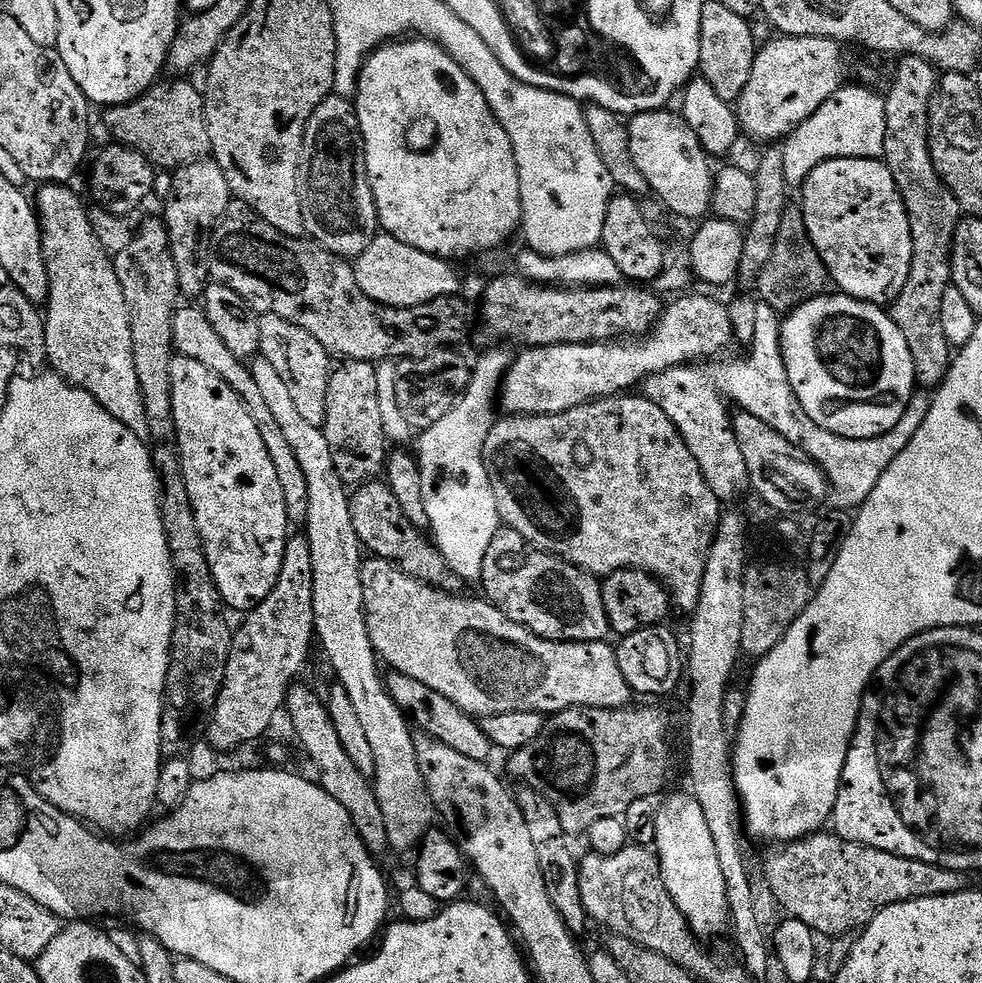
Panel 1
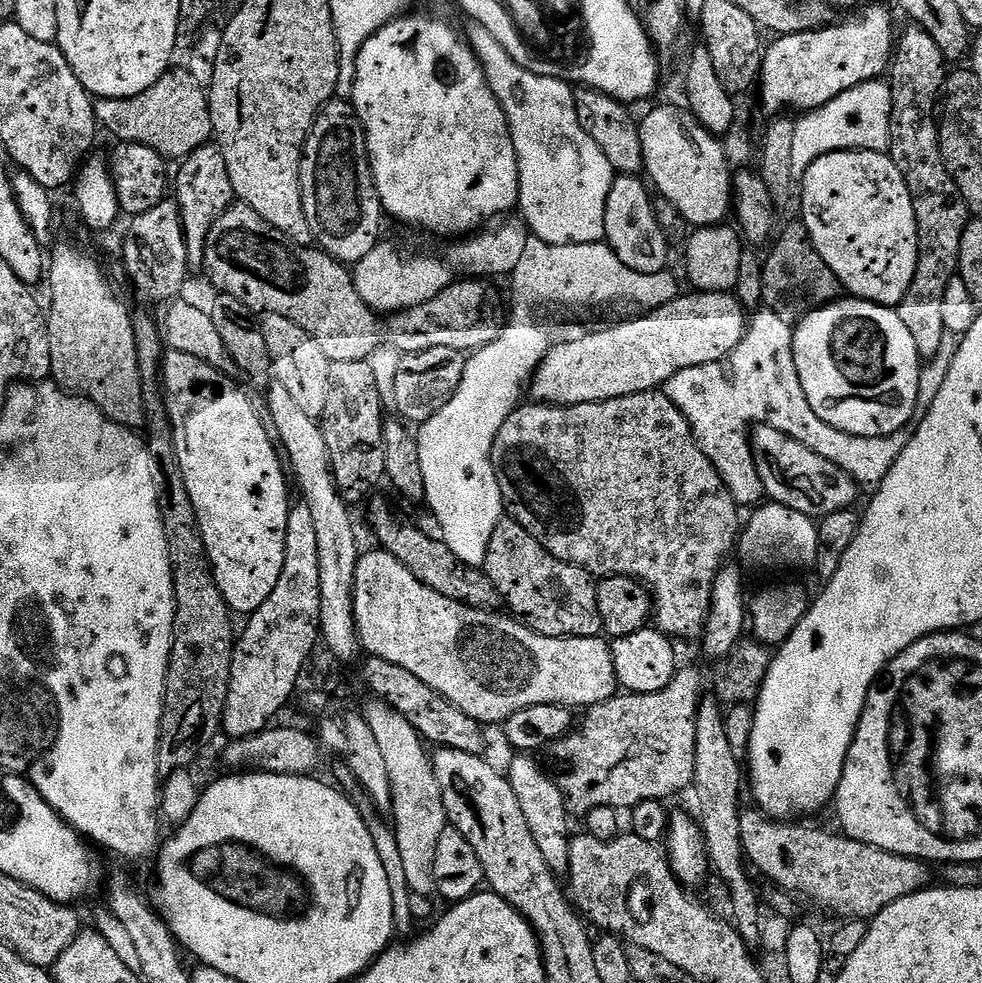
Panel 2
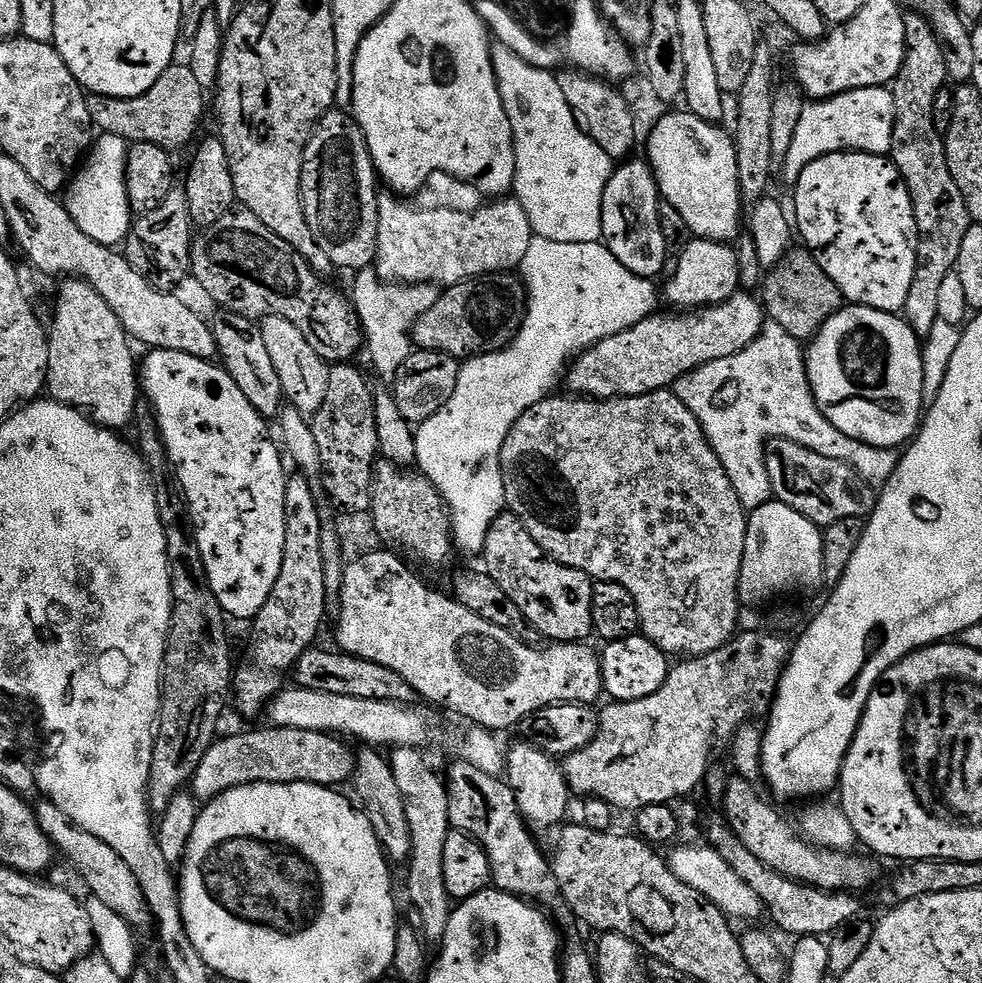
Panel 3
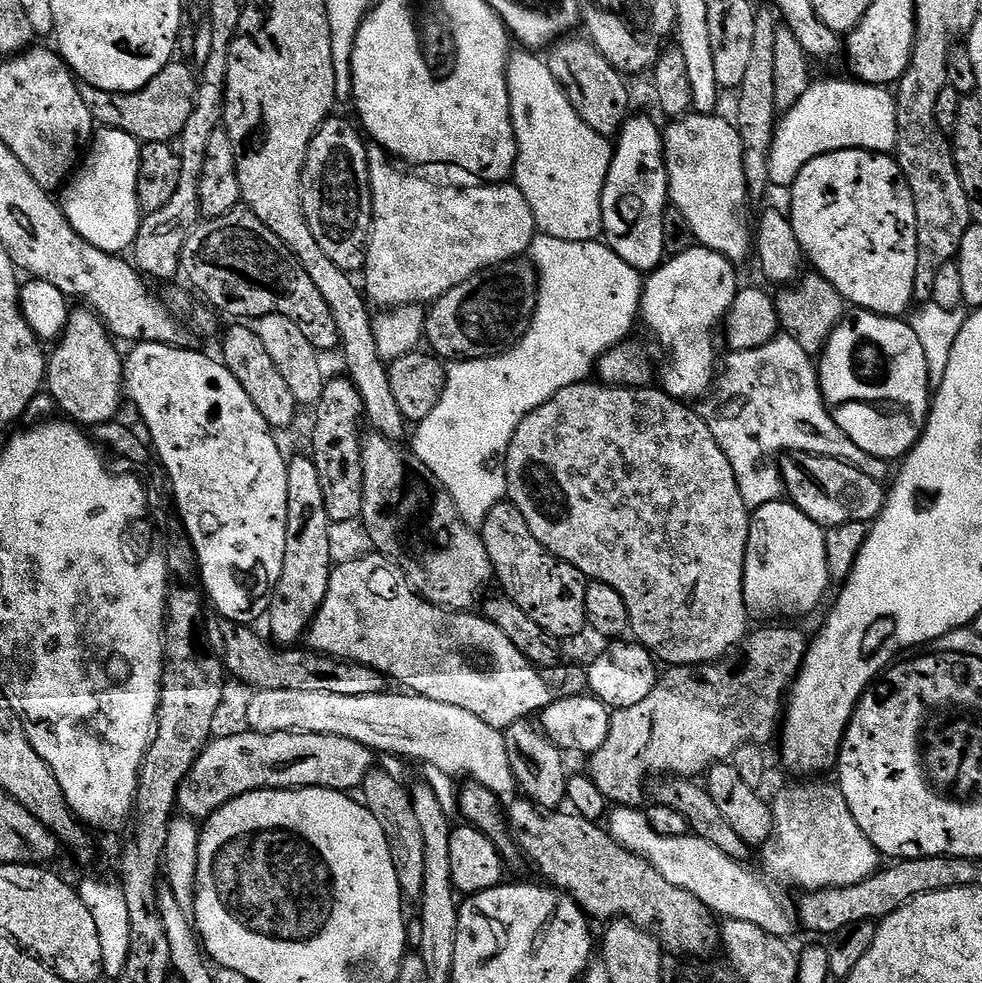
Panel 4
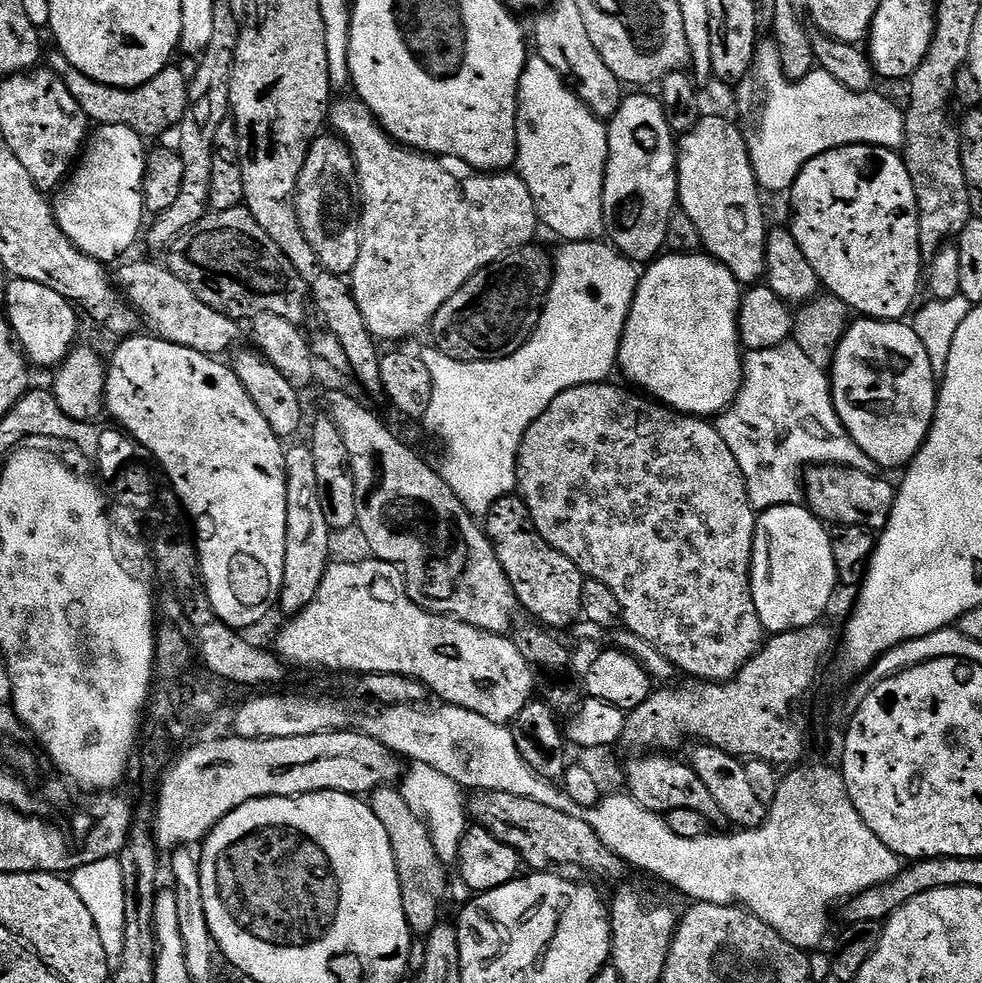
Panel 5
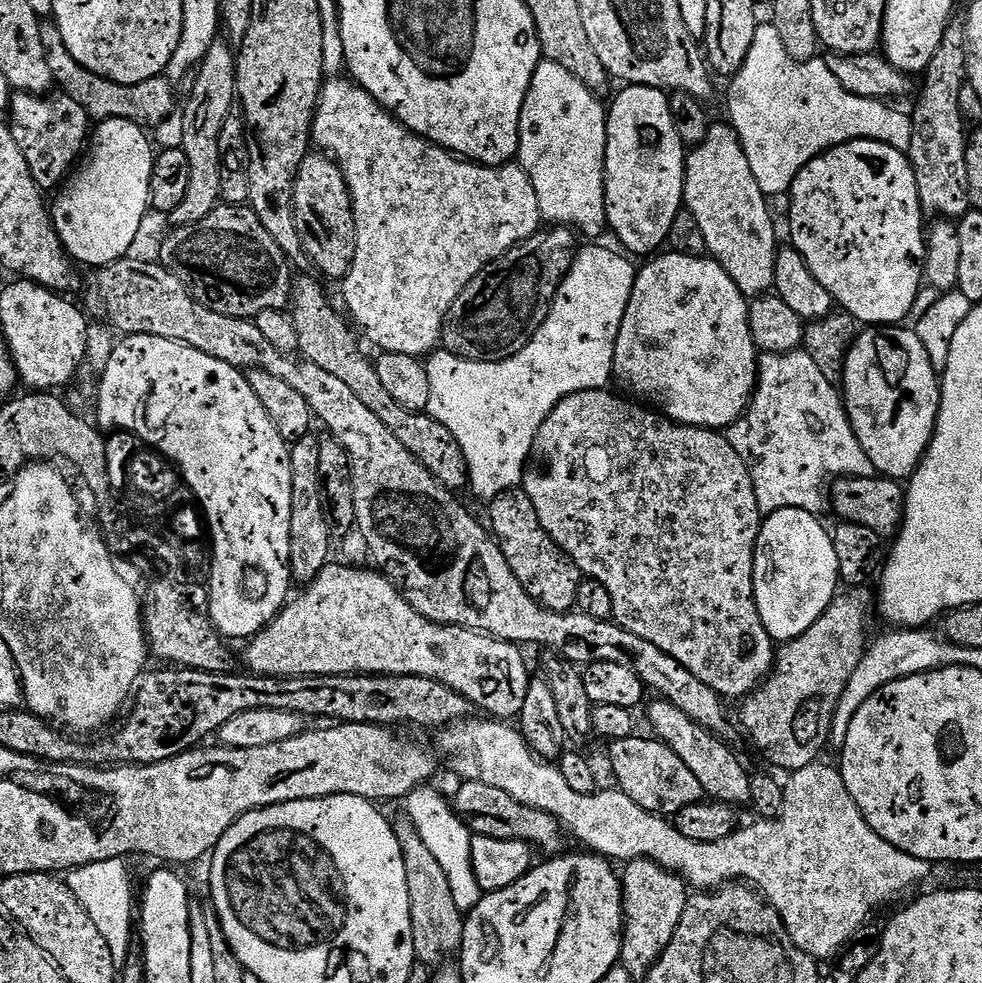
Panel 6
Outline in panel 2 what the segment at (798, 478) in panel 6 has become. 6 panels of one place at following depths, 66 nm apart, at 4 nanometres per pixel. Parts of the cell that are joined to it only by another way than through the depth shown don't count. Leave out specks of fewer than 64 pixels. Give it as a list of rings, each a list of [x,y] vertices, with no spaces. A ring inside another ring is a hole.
[[[761,307],[751,313],[748,332],[729,359],[694,366],[690,370],[678,370],[678,374],[667,380],[662,389],[664,396],[670,398],[686,418],[696,445],[702,454],[706,454],[714,470],[718,470],[737,506],[756,506],[762,500],[758,470],[752,457],[750,426],[764,424],[782,430],[814,450],[814,454],[822,454],[822,458],[838,466],[860,486],[881,484],[912,437],[912,432],[905,430],[871,440],[826,426],[826,422],[810,410],[806,390],[802,390],[802,382],[798,382],[792,349],[793,331],[793,325],[782,322],[782,318],[769,308]]]

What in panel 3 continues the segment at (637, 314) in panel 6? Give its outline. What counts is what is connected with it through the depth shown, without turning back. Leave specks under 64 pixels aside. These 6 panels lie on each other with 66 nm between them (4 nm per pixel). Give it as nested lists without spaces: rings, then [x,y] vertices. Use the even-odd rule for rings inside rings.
[[[707,238],[693,239],[686,250],[679,253],[676,273],[668,280],[668,285],[662,288],[662,296],[673,304],[676,310],[699,310],[709,304],[720,304],[729,300],[740,288],[738,258],[735,247],[718,240]]]

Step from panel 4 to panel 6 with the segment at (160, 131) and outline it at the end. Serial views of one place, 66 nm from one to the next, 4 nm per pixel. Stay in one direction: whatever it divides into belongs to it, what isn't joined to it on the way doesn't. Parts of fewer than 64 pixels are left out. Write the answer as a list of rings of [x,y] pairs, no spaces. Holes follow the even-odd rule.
[[[46,20],[41,23],[39,34],[42,39],[42,50],[46,55],[46,66],[49,67],[53,83],[64,94],[77,102],[86,110],[89,119],[99,122],[122,118],[124,121],[134,122],[143,128],[155,128],[162,121],[167,120],[173,112],[172,98],[173,83],[163,75],[146,79],[134,84],[116,83],[112,79],[102,78],[93,71],[74,60],[62,39],[62,32],[58,30],[55,21]]]

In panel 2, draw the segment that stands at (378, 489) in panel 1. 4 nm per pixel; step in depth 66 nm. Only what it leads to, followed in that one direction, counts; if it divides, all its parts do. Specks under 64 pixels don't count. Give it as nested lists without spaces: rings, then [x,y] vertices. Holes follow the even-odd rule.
[[[373,499],[370,503],[371,528],[377,536],[379,547],[398,559],[418,582],[430,586],[430,590],[438,590],[442,598],[450,598],[454,602],[462,602],[471,608],[483,612],[496,612],[502,601],[498,590],[494,590],[494,582],[480,568],[468,568],[439,539],[431,540],[426,533],[408,524],[405,527],[396,518],[391,508],[382,500]]]

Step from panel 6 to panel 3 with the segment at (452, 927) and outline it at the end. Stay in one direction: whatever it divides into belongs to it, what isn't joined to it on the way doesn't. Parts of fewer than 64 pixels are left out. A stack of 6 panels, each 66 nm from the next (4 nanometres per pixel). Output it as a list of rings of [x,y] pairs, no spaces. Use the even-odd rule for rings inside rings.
[[[372,746],[361,747],[361,752],[355,753],[356,768],[352,771],[352,779],[350,788],[356,791],[355,799],[358,801],[359,807],[370,818],[370,826],[374,826],[374,834],[378,838],[378,842],[384,848],[384,854],[388,857],[393,865],[407,865],[408,857],[412,855],[412,843],[410,842],[410,825],[406,822],[406,806],[402,803],[402,794],[398,790],[398,782],[394,779],[394,770],[390,763],[389,757],[384,756],[383,751],[377,750]]]

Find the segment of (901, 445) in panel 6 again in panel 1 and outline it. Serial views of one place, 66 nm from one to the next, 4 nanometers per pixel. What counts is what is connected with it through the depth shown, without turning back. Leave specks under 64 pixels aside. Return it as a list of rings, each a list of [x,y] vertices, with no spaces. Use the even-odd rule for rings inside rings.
[[[843,294],[808,300],[783,317],[780,345],[802,410],[830,434],[869,440],[898,426],[918,385],[902,330],[881,305]]]

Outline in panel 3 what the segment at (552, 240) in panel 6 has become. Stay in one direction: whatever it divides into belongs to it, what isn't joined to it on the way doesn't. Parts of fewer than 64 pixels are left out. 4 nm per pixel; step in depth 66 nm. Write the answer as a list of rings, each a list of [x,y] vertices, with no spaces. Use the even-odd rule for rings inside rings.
[[[493,272],[491,276],[477,276],[474,280],[464,280],[443,289],[442,295],[426,314],[416,320],[412,328],[412,342],[417,349],[425,352],[445,352],[457,358],[484,356],[487,352],[501,352],[511,344],[520,332],[524,316],[528,312],[528,292],[524,281],[512,272]]]

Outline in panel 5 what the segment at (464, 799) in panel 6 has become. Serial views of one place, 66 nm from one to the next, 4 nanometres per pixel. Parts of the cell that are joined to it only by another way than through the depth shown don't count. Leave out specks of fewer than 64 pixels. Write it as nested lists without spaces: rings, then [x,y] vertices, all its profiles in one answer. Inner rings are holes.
[[[477,791],[469,795],[466,800],[466,811],[473,825],[482,827],[494,834],[506,846],[510,846],[520,856],[529,869],[537,872],[547,872],[552,864],[569,864],[572,868],[585,868],[596,876],[616,876],[626,868],[623,860],[619,860],[610,849],[600,841],[598,834],[588,825],[583,817],[562,810],[554,810],[554,806],[542,806],[542,802],[534,802],[530,798],[522,798],[505,792],[482,792]]]

